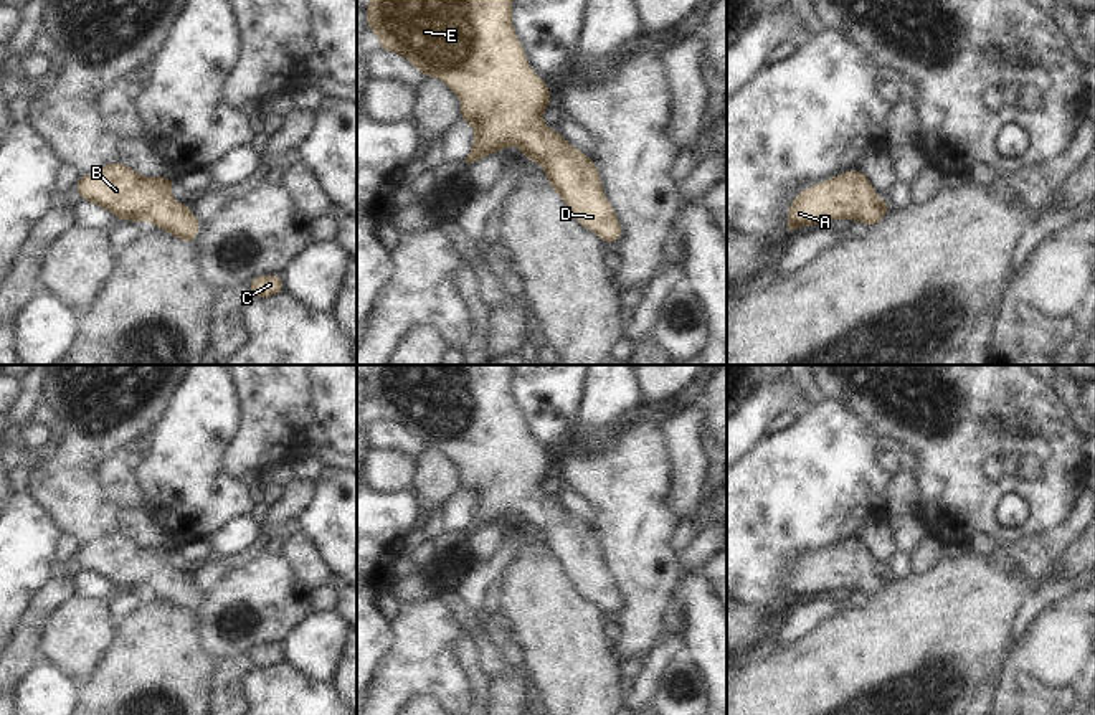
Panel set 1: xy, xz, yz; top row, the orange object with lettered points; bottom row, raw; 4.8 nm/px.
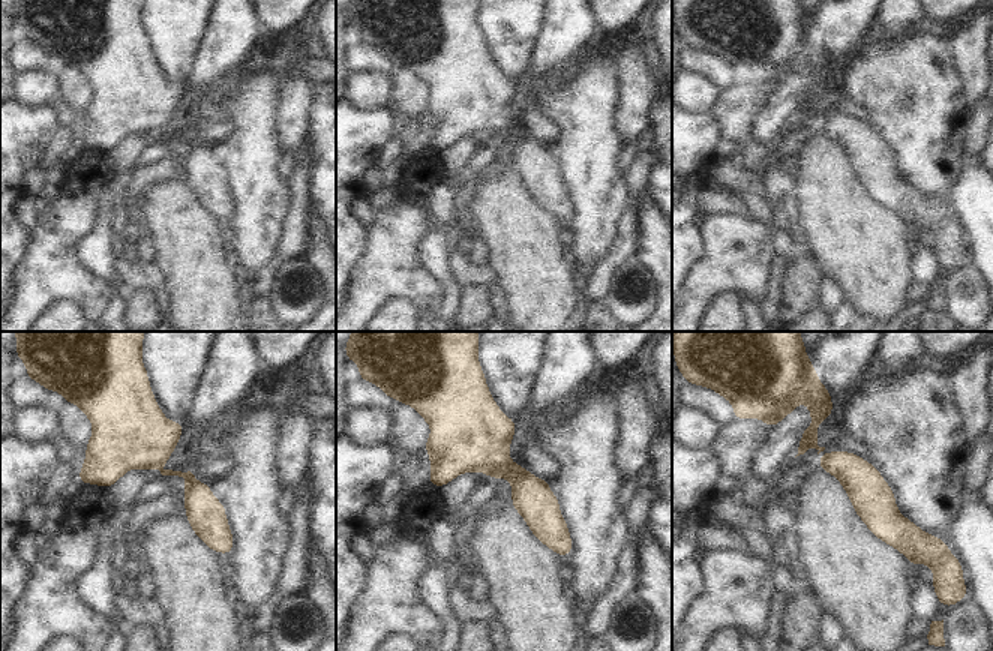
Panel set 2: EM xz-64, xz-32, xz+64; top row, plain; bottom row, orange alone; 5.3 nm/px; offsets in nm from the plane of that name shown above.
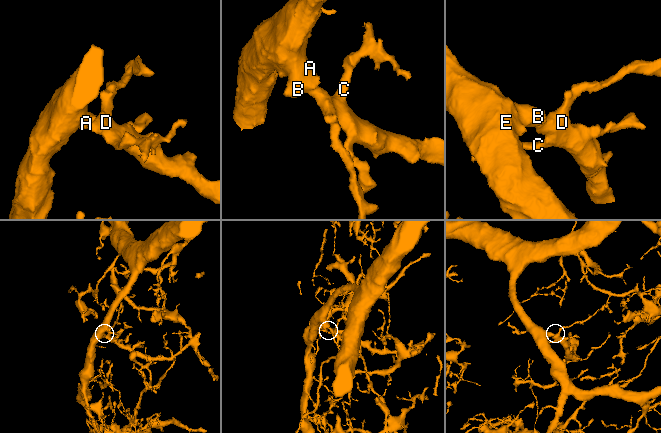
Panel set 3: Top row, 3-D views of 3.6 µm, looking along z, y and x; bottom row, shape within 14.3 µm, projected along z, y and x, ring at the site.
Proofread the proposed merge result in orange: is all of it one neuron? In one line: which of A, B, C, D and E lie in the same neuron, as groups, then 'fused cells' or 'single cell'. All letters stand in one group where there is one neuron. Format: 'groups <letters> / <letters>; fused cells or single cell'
groups A B C D E; single cell

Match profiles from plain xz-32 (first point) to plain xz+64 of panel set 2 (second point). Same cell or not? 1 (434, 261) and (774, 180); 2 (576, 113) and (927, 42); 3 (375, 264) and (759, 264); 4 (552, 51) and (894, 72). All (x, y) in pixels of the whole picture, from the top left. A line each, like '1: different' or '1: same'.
1: same
2: same
3: same
4: different

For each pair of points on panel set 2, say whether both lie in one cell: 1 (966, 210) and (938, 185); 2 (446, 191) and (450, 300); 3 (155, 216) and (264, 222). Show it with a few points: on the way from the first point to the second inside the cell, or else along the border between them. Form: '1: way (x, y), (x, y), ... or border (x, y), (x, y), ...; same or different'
1: border (962, 161), (962, 168), (945, 204); different
2: way (441, 218), (438, 230), (438, 269), (441, 273); same
3: border (224, 233), (227, 254), (233, 263); different

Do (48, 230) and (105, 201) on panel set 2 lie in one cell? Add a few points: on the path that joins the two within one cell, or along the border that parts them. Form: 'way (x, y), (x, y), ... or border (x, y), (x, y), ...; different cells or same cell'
border (105, 185), (99, 191), (98, 222), (80, 237); different cells

